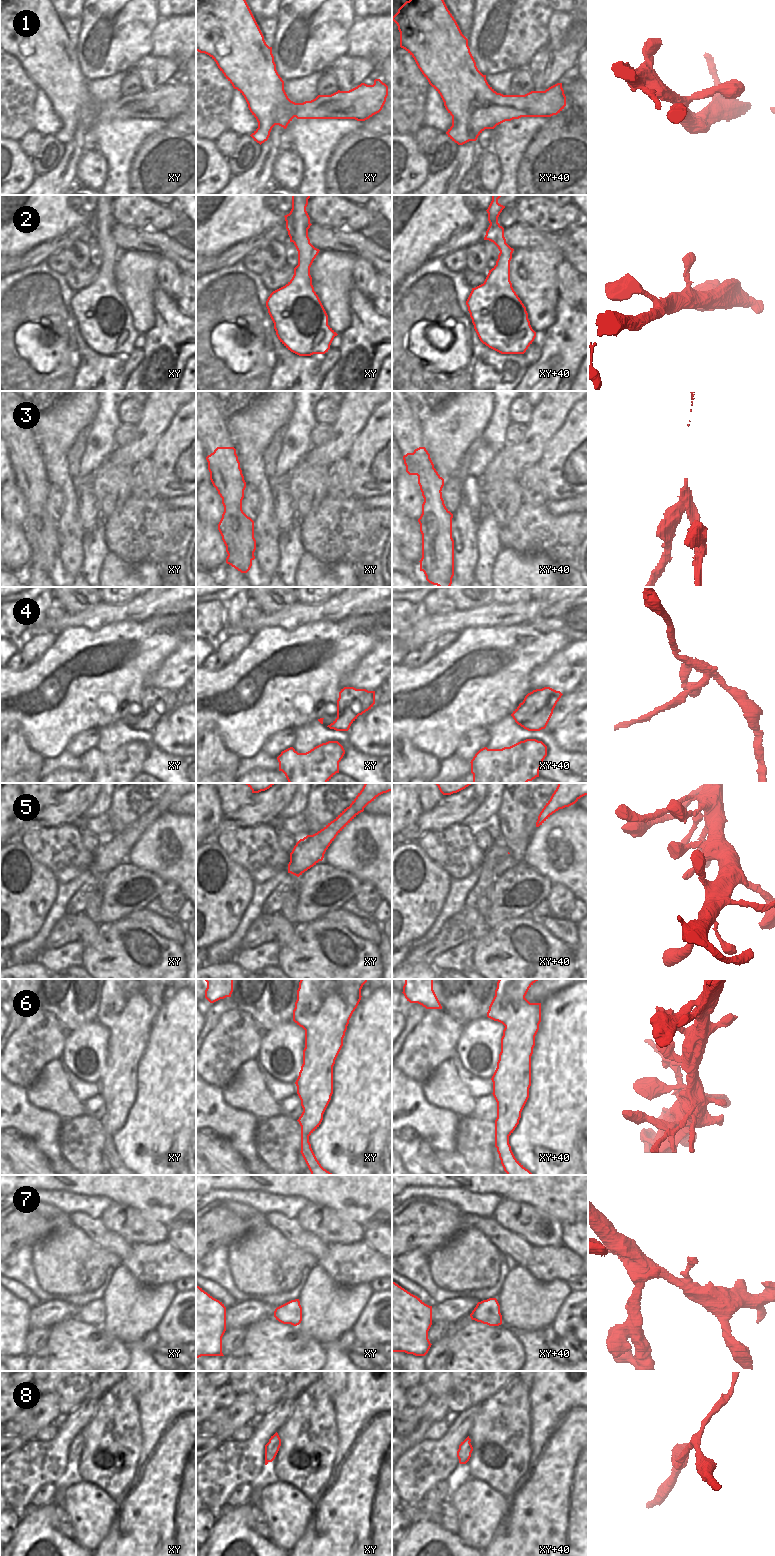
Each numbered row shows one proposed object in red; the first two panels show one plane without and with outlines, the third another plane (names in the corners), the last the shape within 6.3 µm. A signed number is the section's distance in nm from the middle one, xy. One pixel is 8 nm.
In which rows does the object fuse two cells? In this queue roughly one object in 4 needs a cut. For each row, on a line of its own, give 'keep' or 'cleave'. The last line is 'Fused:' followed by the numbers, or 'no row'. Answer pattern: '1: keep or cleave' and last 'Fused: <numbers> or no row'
1: keep
2: keep
3: cleave
4: cleave
5: keep
6: keep
7: keep
8: keep
Fused: 3, 4

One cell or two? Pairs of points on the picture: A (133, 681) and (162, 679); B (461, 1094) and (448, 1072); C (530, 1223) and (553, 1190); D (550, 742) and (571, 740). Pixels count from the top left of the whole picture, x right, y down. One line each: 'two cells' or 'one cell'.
A: two cells
B: one cell
C: two cells
D: two cells

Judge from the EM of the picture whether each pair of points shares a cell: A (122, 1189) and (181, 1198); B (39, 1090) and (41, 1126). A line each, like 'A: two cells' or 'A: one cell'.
A: one cell
B: two cells

